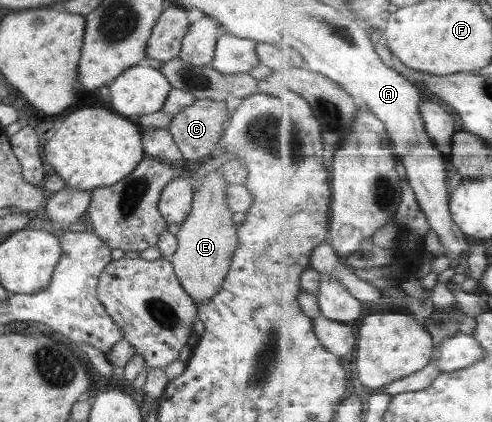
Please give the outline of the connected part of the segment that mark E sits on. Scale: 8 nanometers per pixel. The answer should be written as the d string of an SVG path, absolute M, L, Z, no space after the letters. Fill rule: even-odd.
M222 160L214 162L213 172L203 177L199 188L192 198L189 216L181 224L175 235L178 247L173 256L169 257L174 275L181 288L197 304L211 299L221 288L231 268L232 257L237 250L237 226L232 221L233 211L226 202L226 187L229 185L218 166Z

